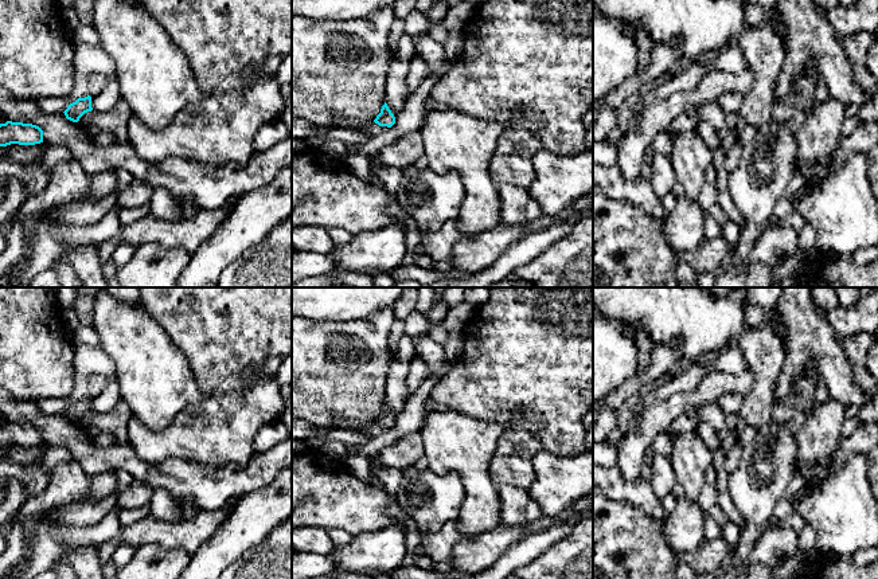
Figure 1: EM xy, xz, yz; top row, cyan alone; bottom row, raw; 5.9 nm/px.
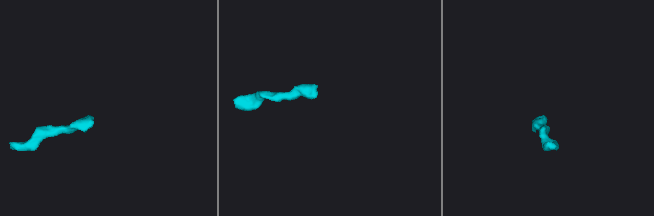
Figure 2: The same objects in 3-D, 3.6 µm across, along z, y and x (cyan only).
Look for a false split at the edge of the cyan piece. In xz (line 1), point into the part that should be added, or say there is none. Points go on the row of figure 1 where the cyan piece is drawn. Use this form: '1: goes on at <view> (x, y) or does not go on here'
1: does not go on here

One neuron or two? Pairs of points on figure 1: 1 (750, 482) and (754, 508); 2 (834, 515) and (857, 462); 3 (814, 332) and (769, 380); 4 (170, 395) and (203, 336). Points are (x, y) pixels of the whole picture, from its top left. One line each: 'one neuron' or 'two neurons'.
1: one neuron
2: one neuron
3: two neurons
4: two neurons

